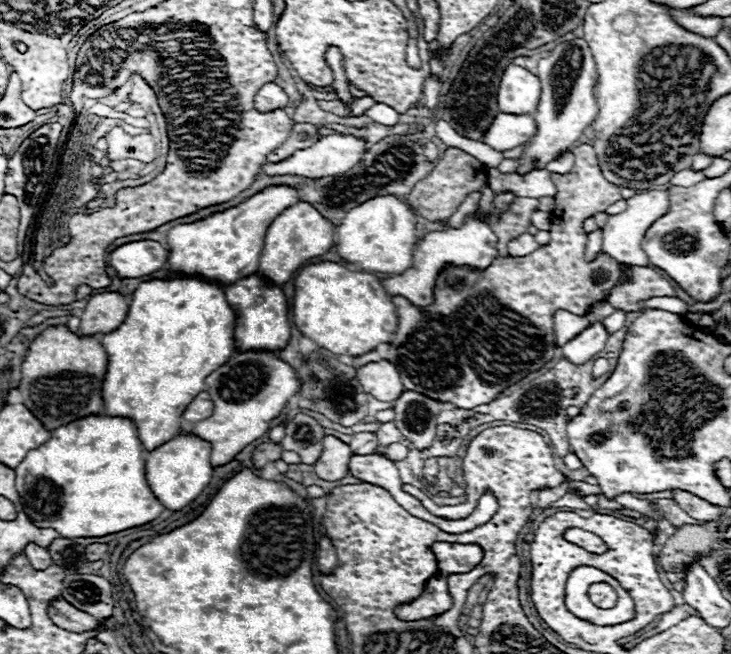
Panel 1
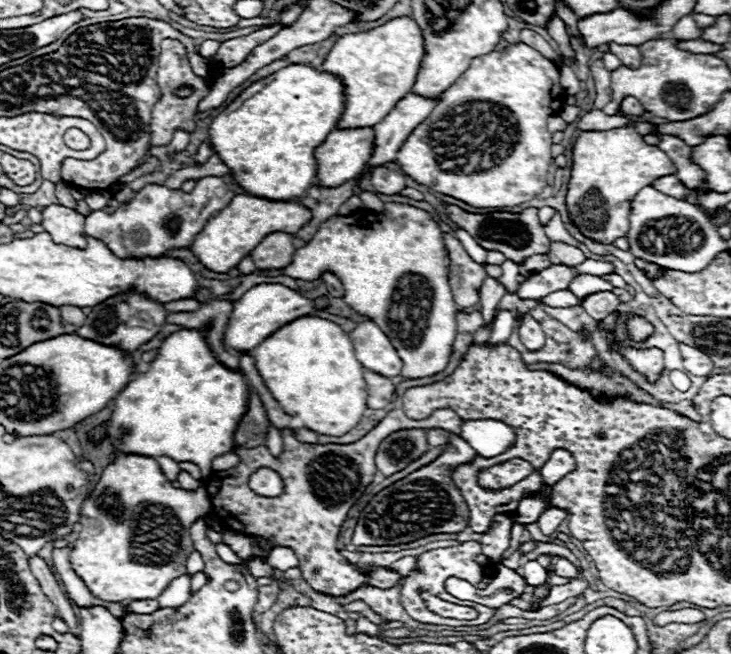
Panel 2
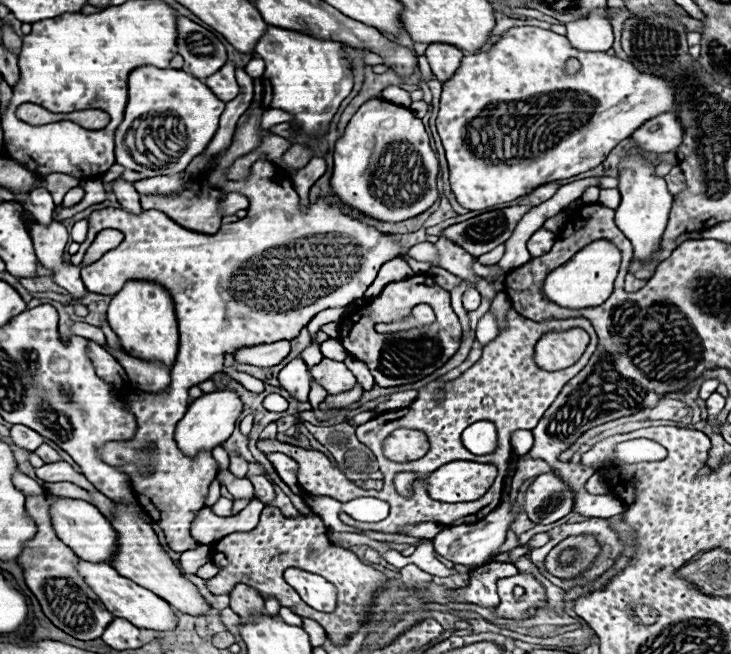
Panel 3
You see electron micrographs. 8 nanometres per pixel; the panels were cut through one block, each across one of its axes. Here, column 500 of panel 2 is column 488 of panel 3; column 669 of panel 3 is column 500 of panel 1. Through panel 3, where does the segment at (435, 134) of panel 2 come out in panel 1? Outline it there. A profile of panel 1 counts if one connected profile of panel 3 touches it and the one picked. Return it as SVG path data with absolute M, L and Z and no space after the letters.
M510 64L498 86L498 110L506 114L534 114L540 100L540 80L522 66Z

